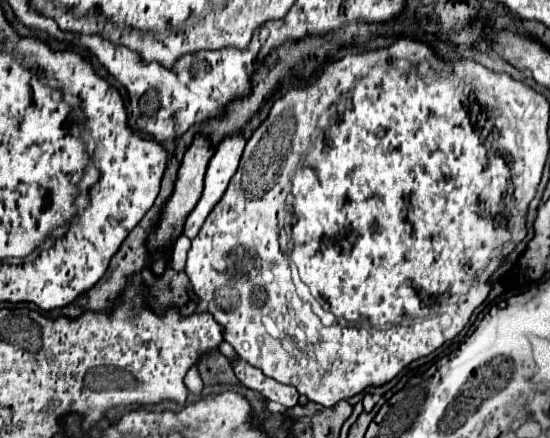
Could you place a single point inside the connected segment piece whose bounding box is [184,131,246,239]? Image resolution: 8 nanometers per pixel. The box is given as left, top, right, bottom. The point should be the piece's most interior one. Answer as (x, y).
(223, 165)

